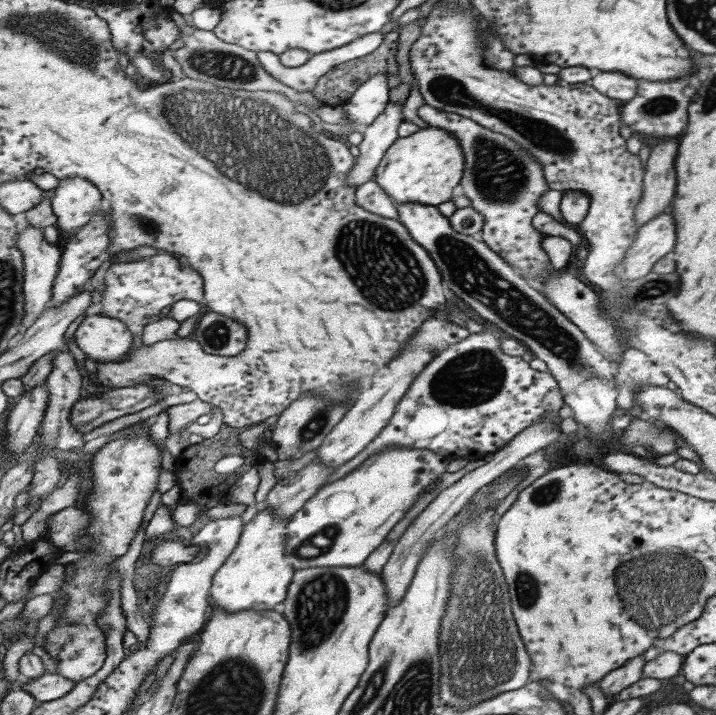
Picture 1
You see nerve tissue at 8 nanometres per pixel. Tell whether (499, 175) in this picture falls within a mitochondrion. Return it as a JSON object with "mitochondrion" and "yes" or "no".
{"mitochondrion":"yes"}

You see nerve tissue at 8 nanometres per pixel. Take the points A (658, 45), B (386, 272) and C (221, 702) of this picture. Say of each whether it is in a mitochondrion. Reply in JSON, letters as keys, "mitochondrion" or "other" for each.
{"A":"other","B":"mitochondrion","C":"mitochondrion"}

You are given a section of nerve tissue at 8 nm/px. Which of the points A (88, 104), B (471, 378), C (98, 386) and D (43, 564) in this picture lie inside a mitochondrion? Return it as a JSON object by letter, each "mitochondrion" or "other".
{"A":"other","B":"mitochondrion","C":"other","D":"other"}

